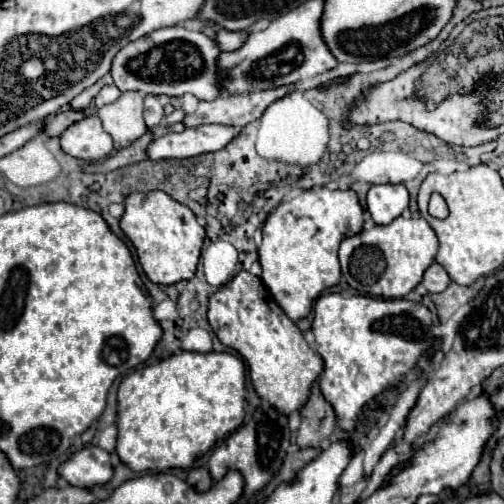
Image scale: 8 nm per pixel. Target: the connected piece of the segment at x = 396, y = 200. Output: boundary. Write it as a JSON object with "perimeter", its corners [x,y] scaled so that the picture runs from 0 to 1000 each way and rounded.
{"perimeter":[[[736,367],[728,383],[728,419],[748,446],[768,446],[812,411],[804,367]]]}

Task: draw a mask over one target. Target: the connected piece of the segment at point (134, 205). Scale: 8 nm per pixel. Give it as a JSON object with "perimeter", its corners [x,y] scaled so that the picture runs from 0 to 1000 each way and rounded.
{"perimeter":[[[300,379],[300,383],[260,383],[248,395],[248,423],[240,431],[240,458],[260,474],[276,522],[288,538],[288,546],[312,562],[312,565],[343,565],[355,558],[371,558],[387,546],[391,522],[395,522],[395,506],[399,506],[399,490],[403,490],[403,470],[407,470],[407,454],[391,442],[383,419],[359,403],[351,403],[347,395],[339,395],[327,379]]]}

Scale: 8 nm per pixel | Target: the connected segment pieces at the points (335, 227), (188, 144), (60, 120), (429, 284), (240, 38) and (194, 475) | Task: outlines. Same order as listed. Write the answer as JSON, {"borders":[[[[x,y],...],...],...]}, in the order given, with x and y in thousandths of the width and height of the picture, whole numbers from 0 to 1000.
{"borders":[[[[621,371],[562,399],[530,431],[522,482],[514,486],[514,522],[522,530],[518,554],[577,637],[609,629],[637,577],[673,562],[673,482],[681,470],[712,462],[716,450],[720,415],[700,375],[661,379],[649,371]]],[[[395,248],[363,264],[331,264],[300,284],[296,315],[371,315],[399,304],[438,300],[474,268],[470,252],[454,248]]],[[[149,216],[121,220],[121,224],[113,224],[109,232],[101,232],[101,236],[93,240],[89,260],[93,260],[97,268],[105,268],[105,272],[109,272],[109,268],[121,268],[137,248],[161,240],[165,232],[169,232],[169,220],[149,220]]],[[[863,518],[851,526],[851,534],[843,538],[839,558],[835,558],[835,565],[839,565],[851,581],[875,581],[875,577],[887,573],[891,562],[895,562],[895,554],[891,554],[887,538],[883,538],[871,522],[863,522]]],[[[438,58],[438,62],[431,62],[427,81],[431,81],[431,89],[442,101],[454,101],[458,105],[458,101],[478,97],[486,89],[490,73],[494,73],[494,62],[454,62],[454,58]]],[[[395,927],[395,931],[375,931],[371,938],[371,958],[383,962],[391,974],[407,974],[419,966],[419,942],[407,927]]]]}

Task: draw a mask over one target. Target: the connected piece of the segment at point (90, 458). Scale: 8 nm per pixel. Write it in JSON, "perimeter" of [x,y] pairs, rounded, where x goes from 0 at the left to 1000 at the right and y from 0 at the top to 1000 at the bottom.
{"perimeter":[[[169,883],[117,923],[117,946],[157,966],[208,962],[224,946],[216,899],[188,883]]]}

